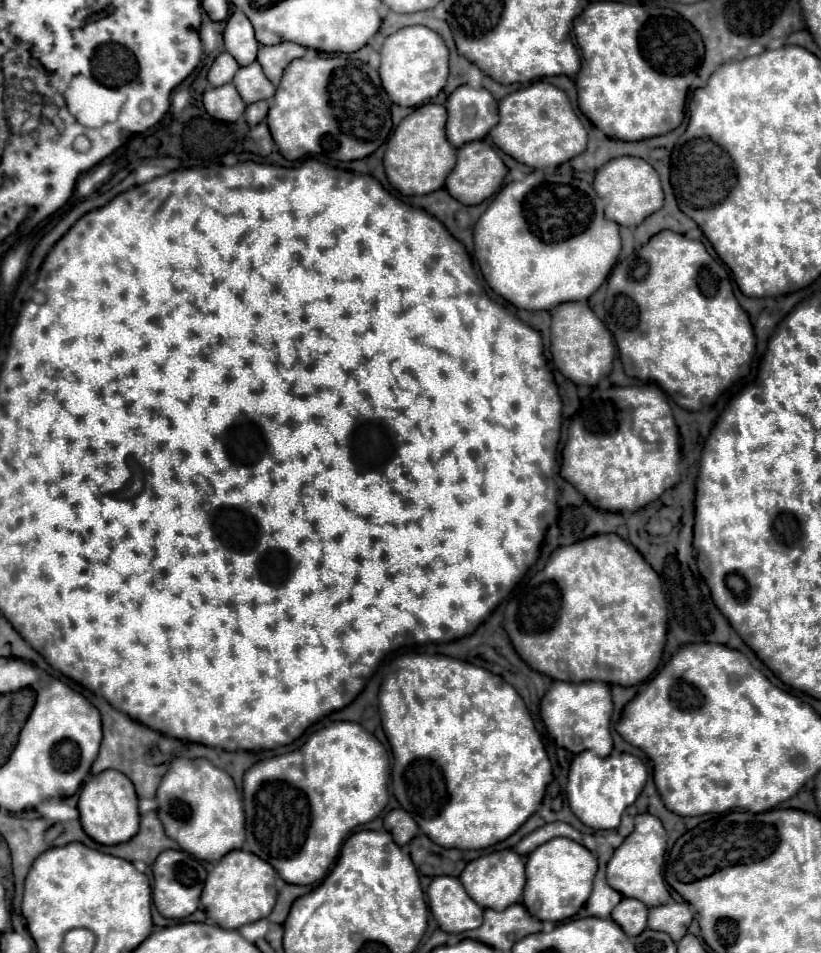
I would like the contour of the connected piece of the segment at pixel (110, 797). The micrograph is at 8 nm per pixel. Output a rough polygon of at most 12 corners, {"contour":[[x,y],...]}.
{"contour":[[114,769],[80,789],[84,831],[102,845],[138,833],[138,795]]}

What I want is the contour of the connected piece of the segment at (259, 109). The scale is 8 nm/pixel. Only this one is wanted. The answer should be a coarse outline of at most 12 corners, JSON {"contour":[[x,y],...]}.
{"contour":[[258,101],[246,107],[250,127],[266,119],[270,103]]}

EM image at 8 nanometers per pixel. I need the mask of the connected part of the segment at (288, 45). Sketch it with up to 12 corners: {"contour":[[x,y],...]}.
{"contour":[[292,41],[260,47],[258,63],[278,85],[292,59],[306,47]]}

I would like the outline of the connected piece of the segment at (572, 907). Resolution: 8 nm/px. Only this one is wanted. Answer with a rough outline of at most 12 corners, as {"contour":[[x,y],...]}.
{"contour":[[556,837],[526,861],[524,907],[540,921],[574,917],[596,857]]}

